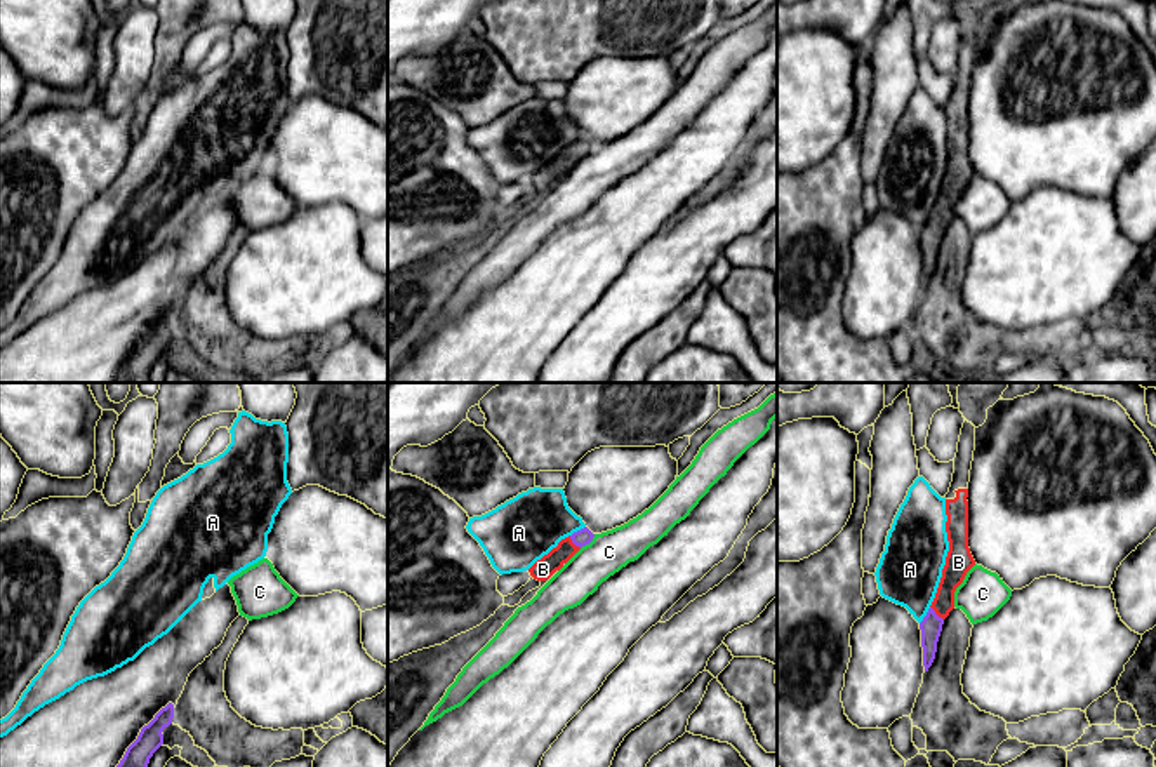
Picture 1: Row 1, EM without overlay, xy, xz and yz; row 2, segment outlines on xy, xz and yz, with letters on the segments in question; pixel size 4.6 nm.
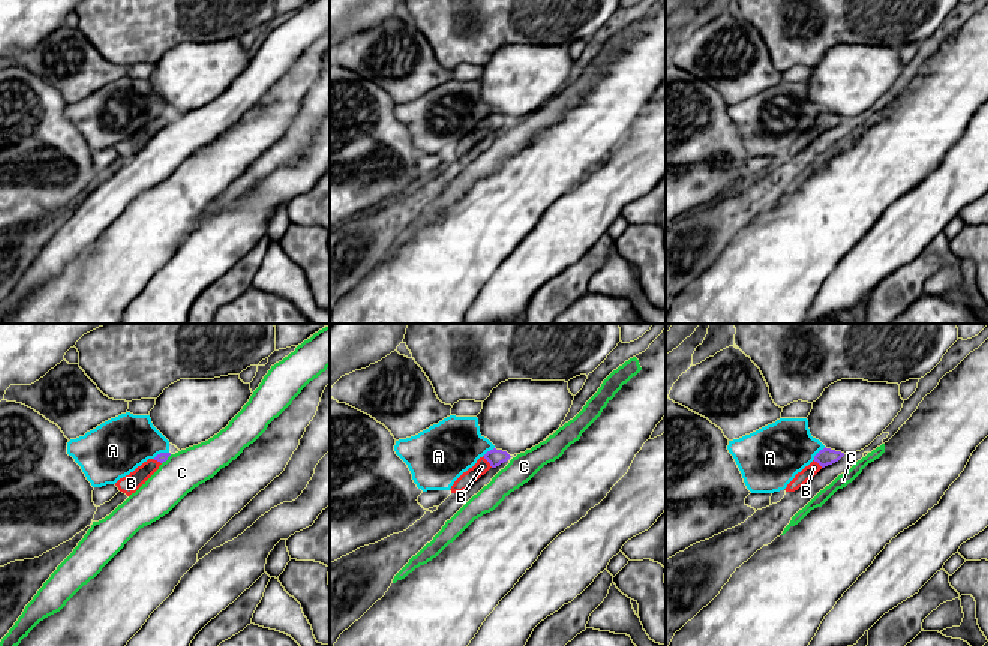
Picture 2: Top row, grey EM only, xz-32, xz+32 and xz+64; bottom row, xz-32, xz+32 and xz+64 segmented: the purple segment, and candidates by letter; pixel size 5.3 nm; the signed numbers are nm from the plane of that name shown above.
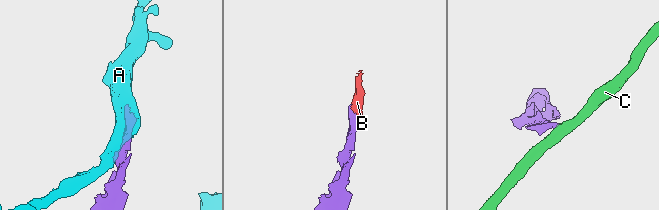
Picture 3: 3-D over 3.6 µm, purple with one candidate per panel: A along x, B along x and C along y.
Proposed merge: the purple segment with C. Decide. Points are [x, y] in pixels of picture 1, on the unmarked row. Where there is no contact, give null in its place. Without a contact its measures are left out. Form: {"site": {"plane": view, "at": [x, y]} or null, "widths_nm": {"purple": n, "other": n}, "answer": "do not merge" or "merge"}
{"site": {"plane": "xz", "at": [588, 153]}, "widths_nm": {"purple": 80, "other": 190}, "answer": "do not merge"}

